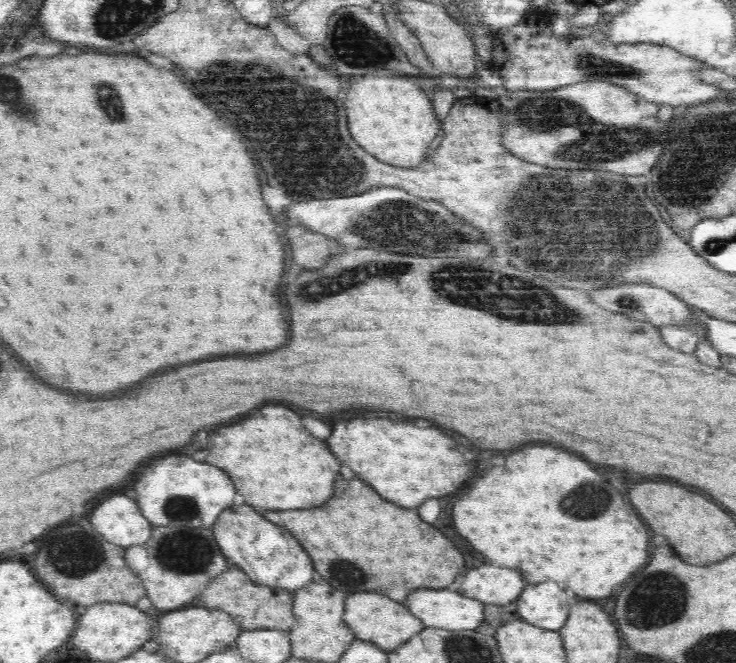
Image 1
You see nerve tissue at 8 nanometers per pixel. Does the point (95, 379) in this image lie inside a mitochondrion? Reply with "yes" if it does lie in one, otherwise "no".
no

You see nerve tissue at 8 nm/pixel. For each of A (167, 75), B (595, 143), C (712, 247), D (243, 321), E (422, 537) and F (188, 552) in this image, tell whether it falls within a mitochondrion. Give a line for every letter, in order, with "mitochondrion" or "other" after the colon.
A: other
B: mitochondrion
C: mitochondrion
D: other
E: other
F: mitochondrion

